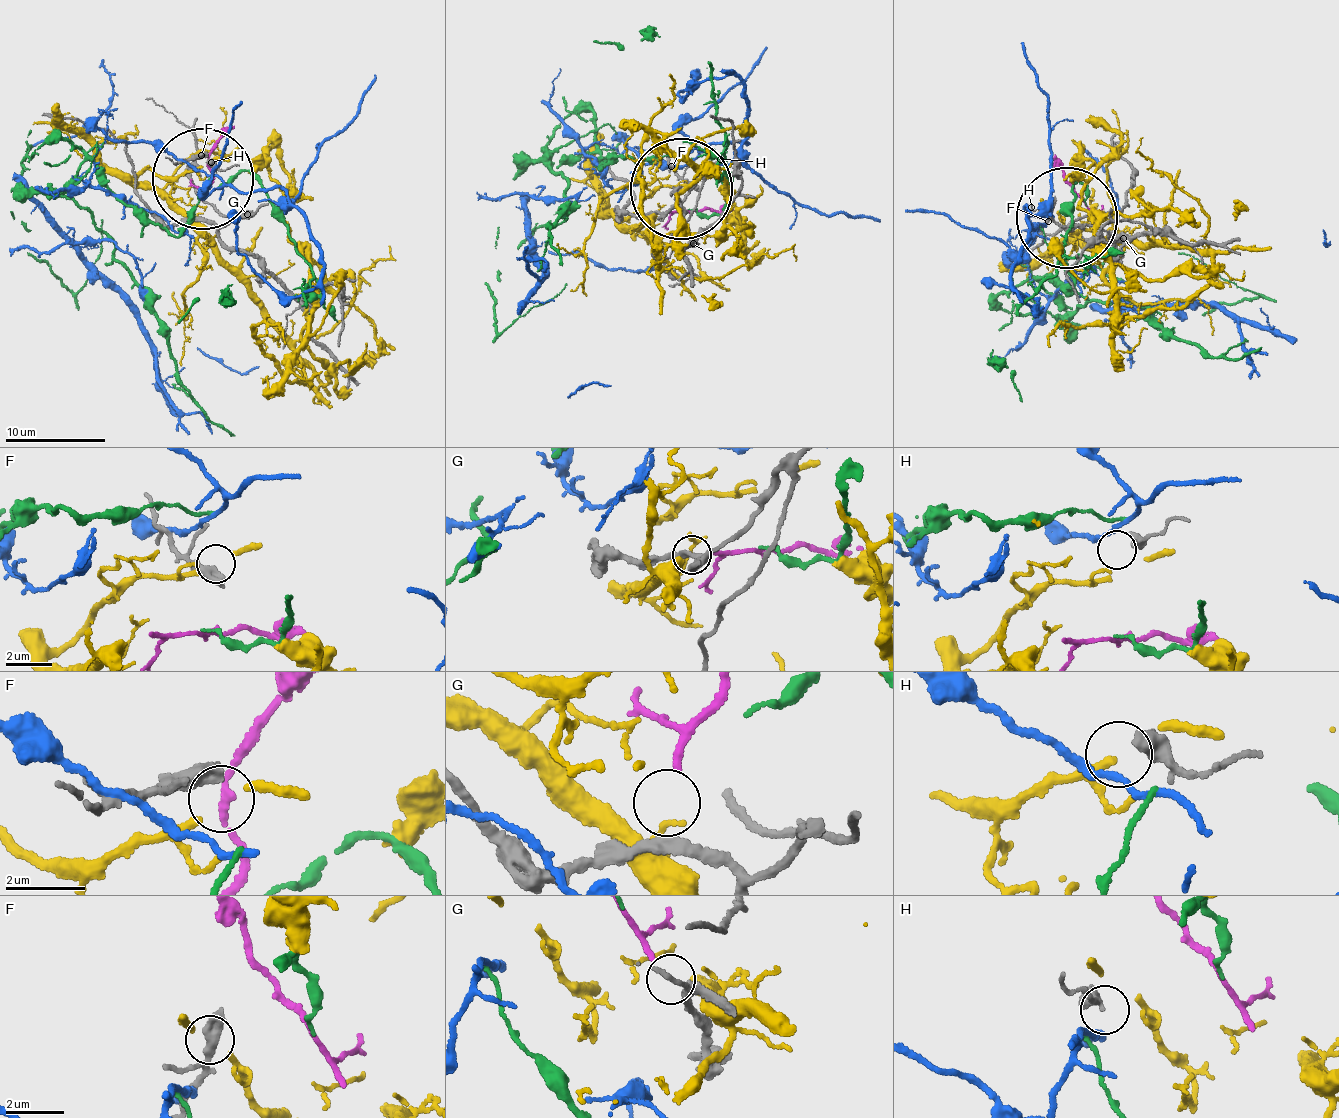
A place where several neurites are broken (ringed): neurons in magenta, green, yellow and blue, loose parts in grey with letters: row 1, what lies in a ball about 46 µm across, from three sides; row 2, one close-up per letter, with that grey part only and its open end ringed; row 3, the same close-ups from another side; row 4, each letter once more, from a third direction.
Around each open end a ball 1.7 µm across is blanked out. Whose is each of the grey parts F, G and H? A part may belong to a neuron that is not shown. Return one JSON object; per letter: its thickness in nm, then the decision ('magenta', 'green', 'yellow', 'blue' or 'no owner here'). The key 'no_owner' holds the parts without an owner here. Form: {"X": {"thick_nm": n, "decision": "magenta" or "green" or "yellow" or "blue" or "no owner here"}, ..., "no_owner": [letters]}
{"F": {"thick_nm": 420, "decision": "yellow"}, "G": {"thick_nm": 220, "decision": "magenta"}, "H": {"thick_nm": 480, "decision": "no owner here"}, "no_owner": ["H"]}

